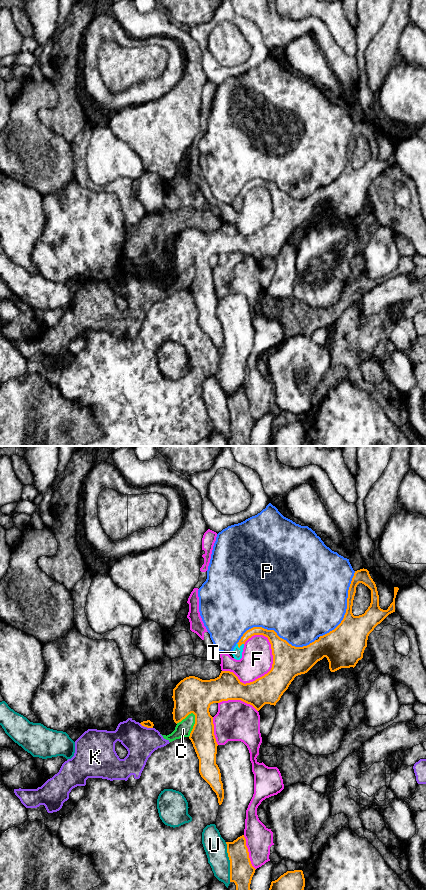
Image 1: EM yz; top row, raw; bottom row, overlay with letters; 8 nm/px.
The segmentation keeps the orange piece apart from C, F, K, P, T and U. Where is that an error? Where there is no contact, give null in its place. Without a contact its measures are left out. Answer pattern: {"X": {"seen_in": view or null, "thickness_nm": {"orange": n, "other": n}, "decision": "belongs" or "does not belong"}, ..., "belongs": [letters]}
{"C": {"seen_in": "yz", "thickness_nm": {"orange": 280, "other": 130}, "decision": "does not belong"}, "F": {"seen_in": "yz", "thickness_nm": {"orange": 260, "other": 260}, "decision": "does not belong"}, "K": {"seen_in": "yz", "thickness_nm": {"orange": 60, "other": 260}, "decision": "does not belong"}, "P": {"seen_in": "yz", "thickness_nm": {"orange": 240, "other": 500}, "decision": "does not belong"}, "T": {"seen_in": "yz", "thickness_nm": {"orange": 70, "other": 80}, "decision": "belongs"}, "U": {"seen_in": "yz", "thickness_nm": {"orange": 190, "other": 180}, "decision": "does not belong"}, "belongs": ["T"]}

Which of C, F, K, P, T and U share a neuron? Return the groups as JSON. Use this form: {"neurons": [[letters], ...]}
{"neurons": [["C", "K"], ["F"], ["P"], ["T"], ["U"]]}

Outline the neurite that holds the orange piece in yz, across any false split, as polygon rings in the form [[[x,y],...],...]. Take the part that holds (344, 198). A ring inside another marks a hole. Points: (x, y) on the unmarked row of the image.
[[[367,121],[355,123],[352,130],[347,150],[347,161],[341,175],[329,185],[320,188],[318,192],[307,198],[295,199],[286,192],[280,190],[274,182],[267,182],[262,179],[253,179],[247,182],[232,203],[234,211],[240,212],[245,194],[254,187],[263,187],[268,190],[273,207],[271,222],[264,228],[250,235],[242,235],[238,229],[230,223],[221,223],[215,231],[202,232],[195,228],[189,228],[181,232],[173,241],[173,272],[177,276],[185,271],[189,266],[195,267],[195,276],[190,285],[191,292],[197,309],[199,311],[199,325],[201,329],[210,337],[216,345],[219,357],[224,351],[223,335],[221,325],[216,316],[217,294],[214,287],[213,269],[210,267],[209,260],[213,255],[220,255],[228,252],[241,252],[252,257],[259,263],[265,256],[276,257],[283,245],[288,241],[291,234],[298,227],[307,225],[318,213],[324,209],[329,214],[329,221],[335,224],[341,220],[355,219],[359,212],[363,210],[363,205],[367,199],[369,186],[380,176],[389,166],[395,164],[395,150],[399,140],[394,139],[394,150],[387,162],[379,158],[379,147],[377,139]],[[359,135],[364,136],[371,142],[371,155],[364,166],[354,168],[352,165],[353,152],[356,139]]]

